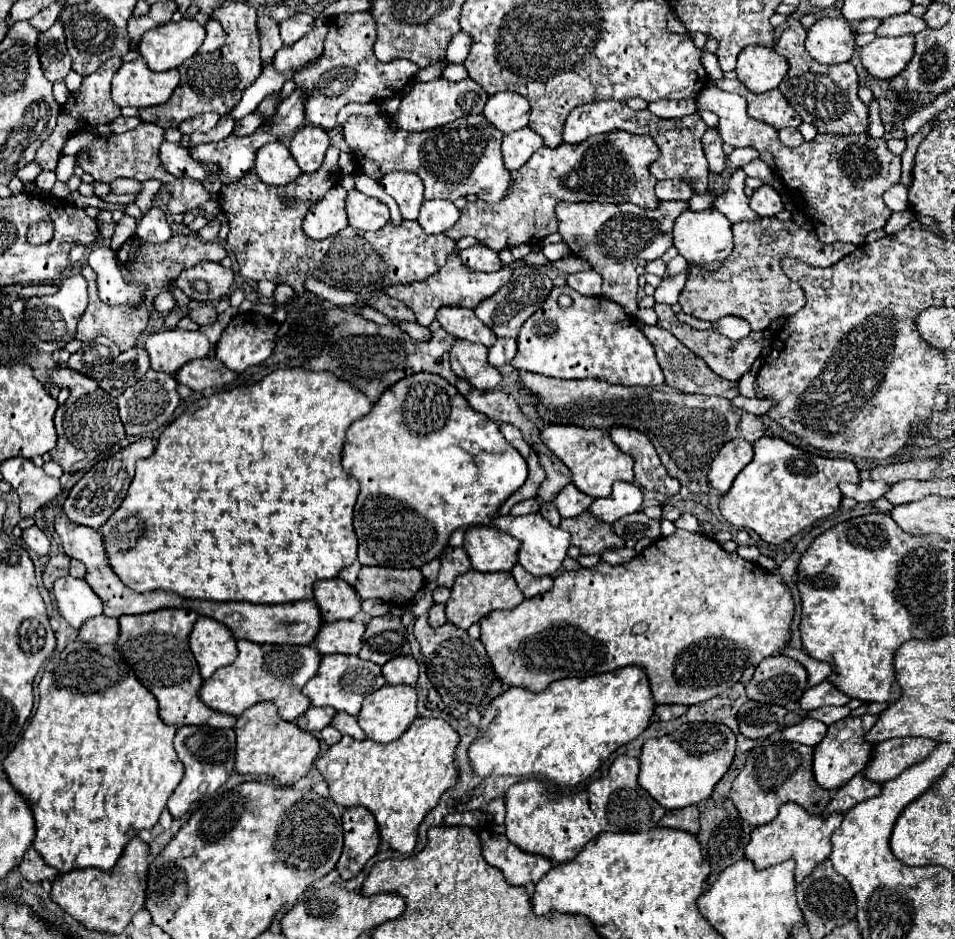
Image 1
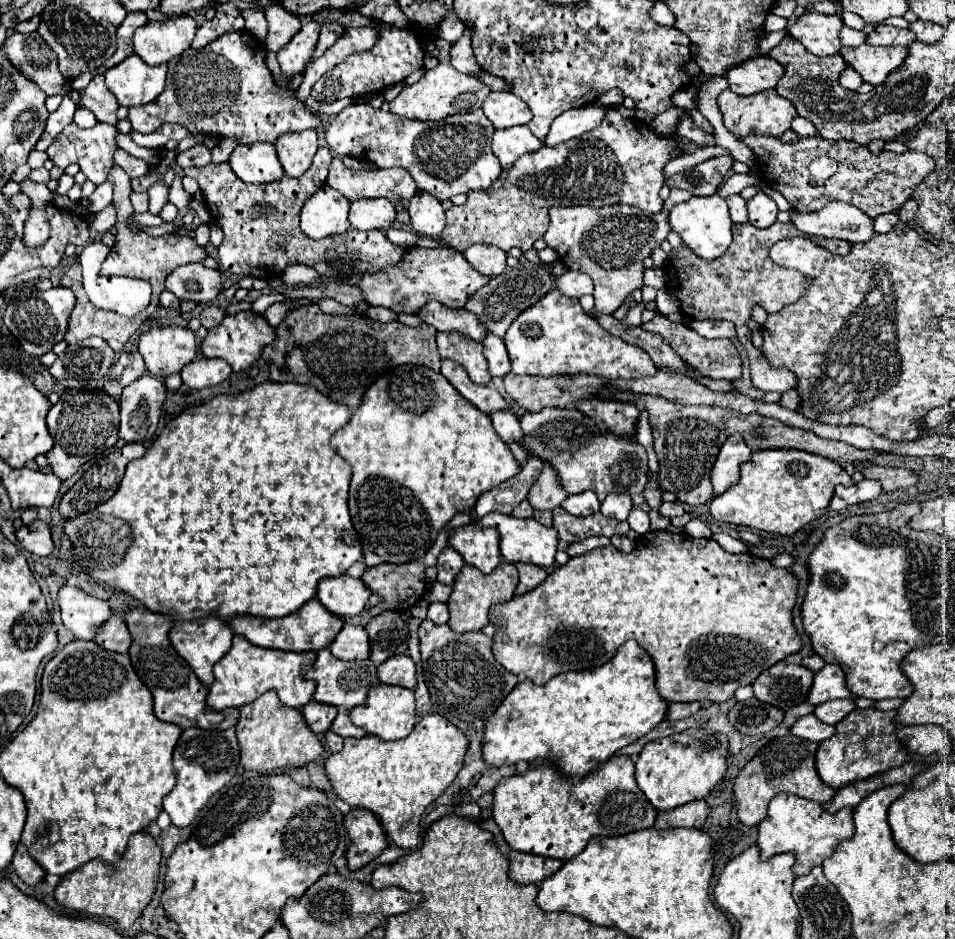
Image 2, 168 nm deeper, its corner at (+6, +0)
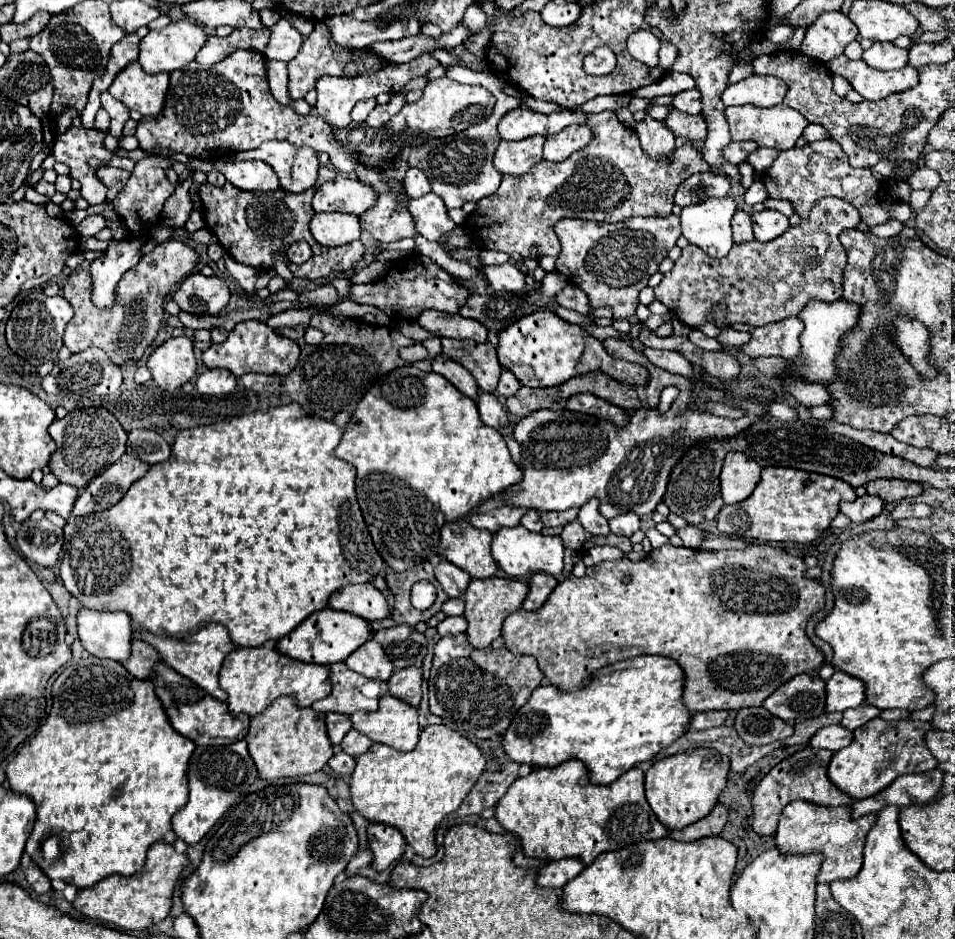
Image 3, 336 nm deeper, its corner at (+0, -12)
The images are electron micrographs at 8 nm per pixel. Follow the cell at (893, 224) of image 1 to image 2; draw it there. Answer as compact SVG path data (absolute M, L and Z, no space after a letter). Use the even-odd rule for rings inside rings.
M884 213L884 215L878 215L874 219L874 231L876 233L888 233L896 223L898 223L898 215L896 213Z

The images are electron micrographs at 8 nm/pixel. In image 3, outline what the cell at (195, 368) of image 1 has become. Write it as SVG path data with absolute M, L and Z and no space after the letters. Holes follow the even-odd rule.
M206 369L196 379L196 389L202 395L228 395L234 385L234 375L228 369Z

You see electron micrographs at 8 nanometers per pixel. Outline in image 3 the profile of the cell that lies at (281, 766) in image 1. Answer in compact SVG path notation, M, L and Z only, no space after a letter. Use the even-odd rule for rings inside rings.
M278 697L272 705L250 719L250 731L246 735L248 753L256 763L260 779L300 777L320 771L334 755L332 743L326 733L324 713L314 709L300 709L292 697Z

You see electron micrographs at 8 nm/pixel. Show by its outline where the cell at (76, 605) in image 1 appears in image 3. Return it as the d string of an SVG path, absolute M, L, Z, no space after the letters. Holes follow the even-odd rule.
M82 607L76 615L82 647L96 657L124 661L130 657L130 615L122 611L92 611Z

